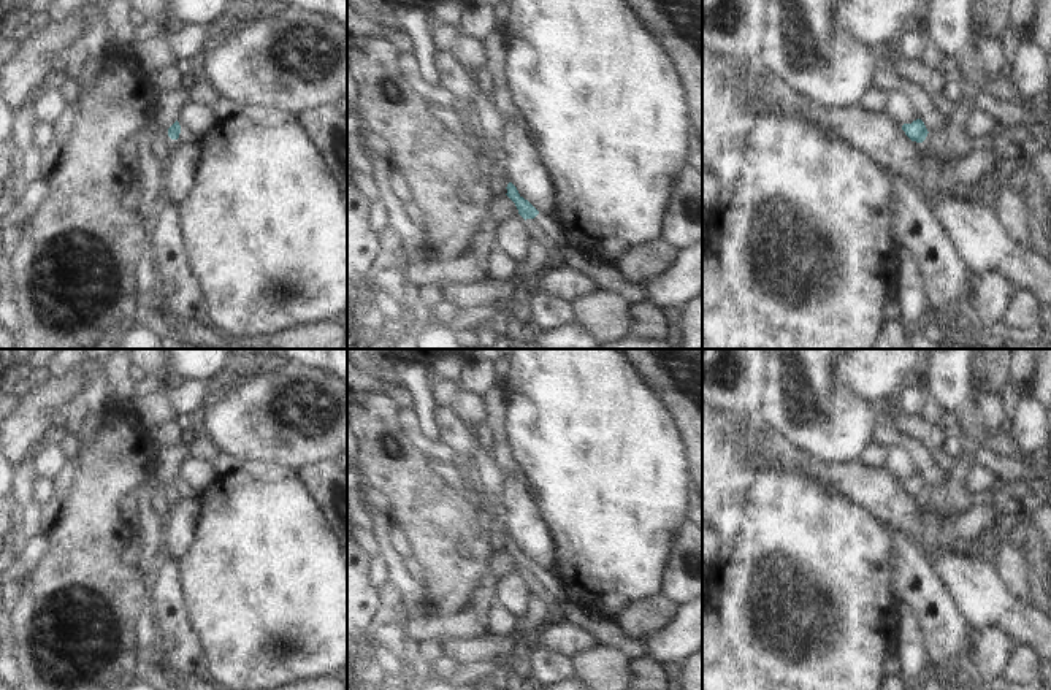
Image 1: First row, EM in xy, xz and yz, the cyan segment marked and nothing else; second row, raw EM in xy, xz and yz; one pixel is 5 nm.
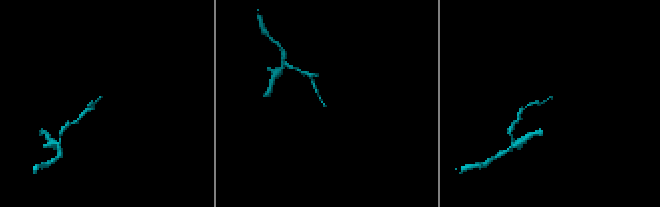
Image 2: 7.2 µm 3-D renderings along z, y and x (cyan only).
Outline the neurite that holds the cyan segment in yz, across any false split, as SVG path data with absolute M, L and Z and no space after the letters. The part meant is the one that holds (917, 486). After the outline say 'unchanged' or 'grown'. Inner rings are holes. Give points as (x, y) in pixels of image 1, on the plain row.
M916 474L912 479L904 479L902 485L912 496L916 496L916 498L923 498L929 489L921 474Z; unchanged

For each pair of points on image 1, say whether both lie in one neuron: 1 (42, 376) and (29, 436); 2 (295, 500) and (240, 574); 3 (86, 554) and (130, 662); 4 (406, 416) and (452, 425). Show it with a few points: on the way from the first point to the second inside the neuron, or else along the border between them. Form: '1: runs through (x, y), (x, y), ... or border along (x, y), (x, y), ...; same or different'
1: border along (51, 376), (21, 397); different
2: runs through (276, 519), (262, 533), (262, 552), (259, 555); same
3: runs through (91, 581), (113, 605), (121, 620), (122, 635); same
4: border along (439, 440), (454, 452), (458, 463); different

